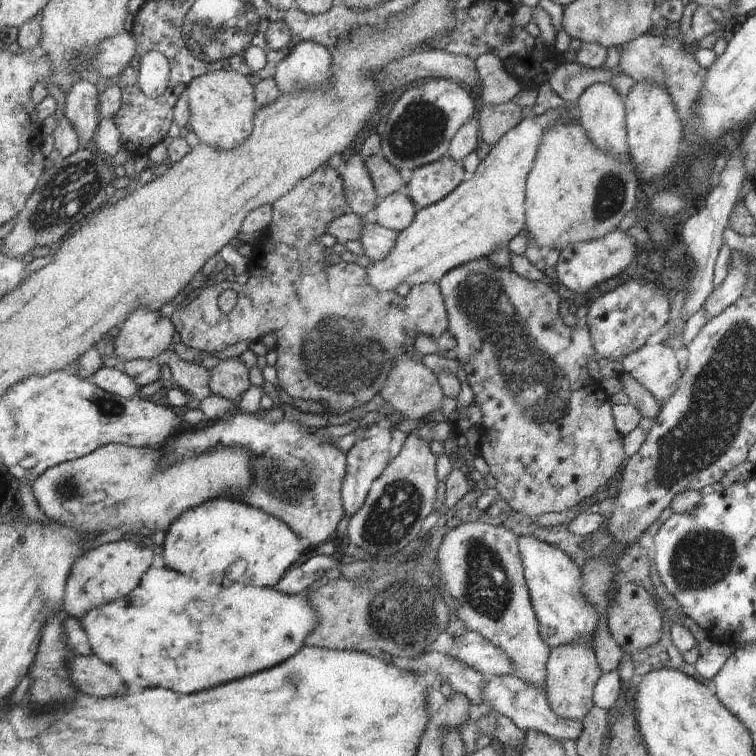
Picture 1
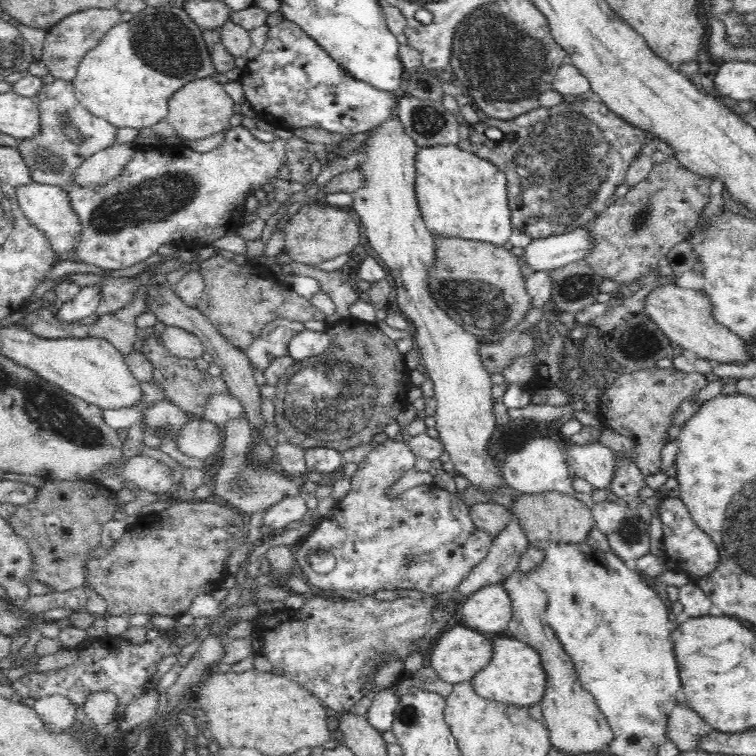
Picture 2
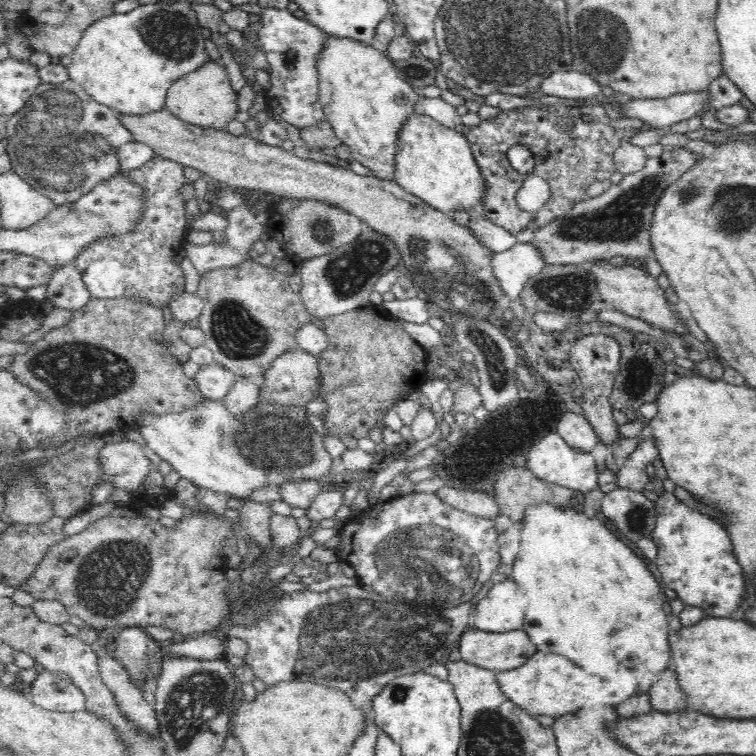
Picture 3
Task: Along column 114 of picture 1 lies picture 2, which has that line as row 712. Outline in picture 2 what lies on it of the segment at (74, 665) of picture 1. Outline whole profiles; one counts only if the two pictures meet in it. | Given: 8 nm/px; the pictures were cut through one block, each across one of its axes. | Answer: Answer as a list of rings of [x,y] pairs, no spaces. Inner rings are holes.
[[[678,692],[678,706],[668,714],[667,738],[684,751],[698,749],[699,743],[706,734],[710,734],[710,726],[686,706],[686,694]]]

